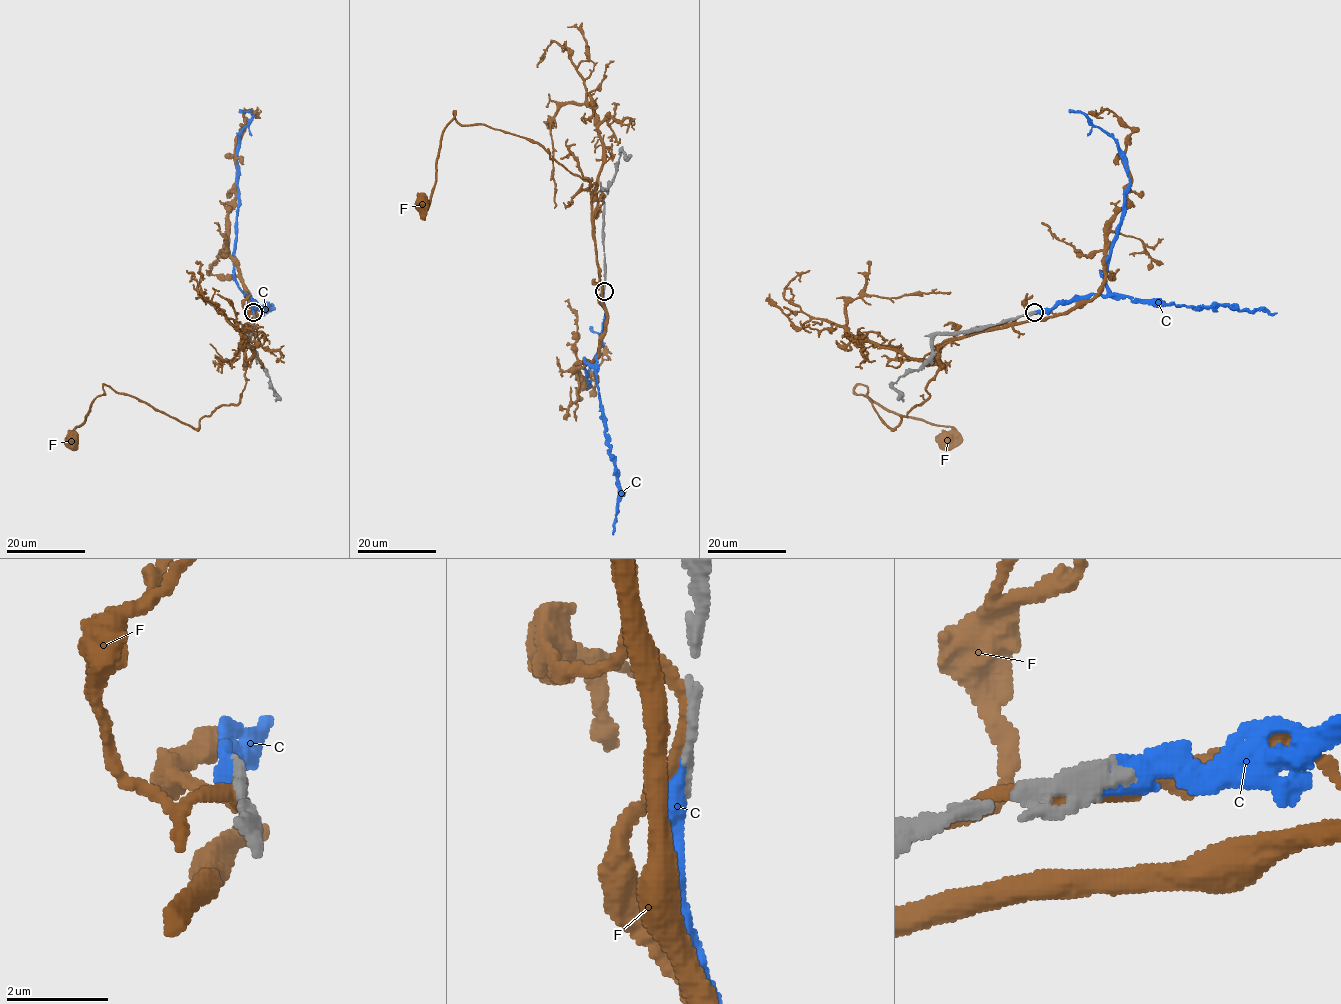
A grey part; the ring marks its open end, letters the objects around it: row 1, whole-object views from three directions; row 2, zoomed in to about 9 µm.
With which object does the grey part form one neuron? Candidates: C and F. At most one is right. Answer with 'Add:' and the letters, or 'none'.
Add: C

